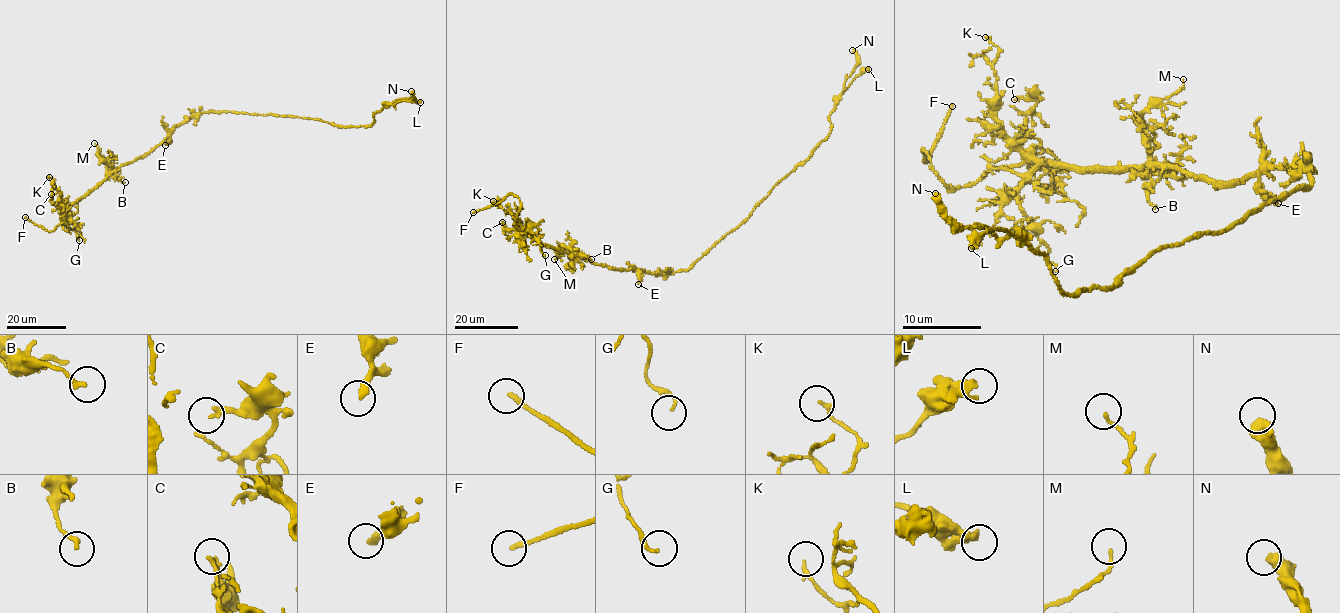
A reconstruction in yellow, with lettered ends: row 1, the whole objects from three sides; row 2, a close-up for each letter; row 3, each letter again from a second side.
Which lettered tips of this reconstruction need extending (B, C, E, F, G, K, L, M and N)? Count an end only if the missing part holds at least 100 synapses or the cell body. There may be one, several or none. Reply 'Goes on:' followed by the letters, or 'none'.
Goes on: F

